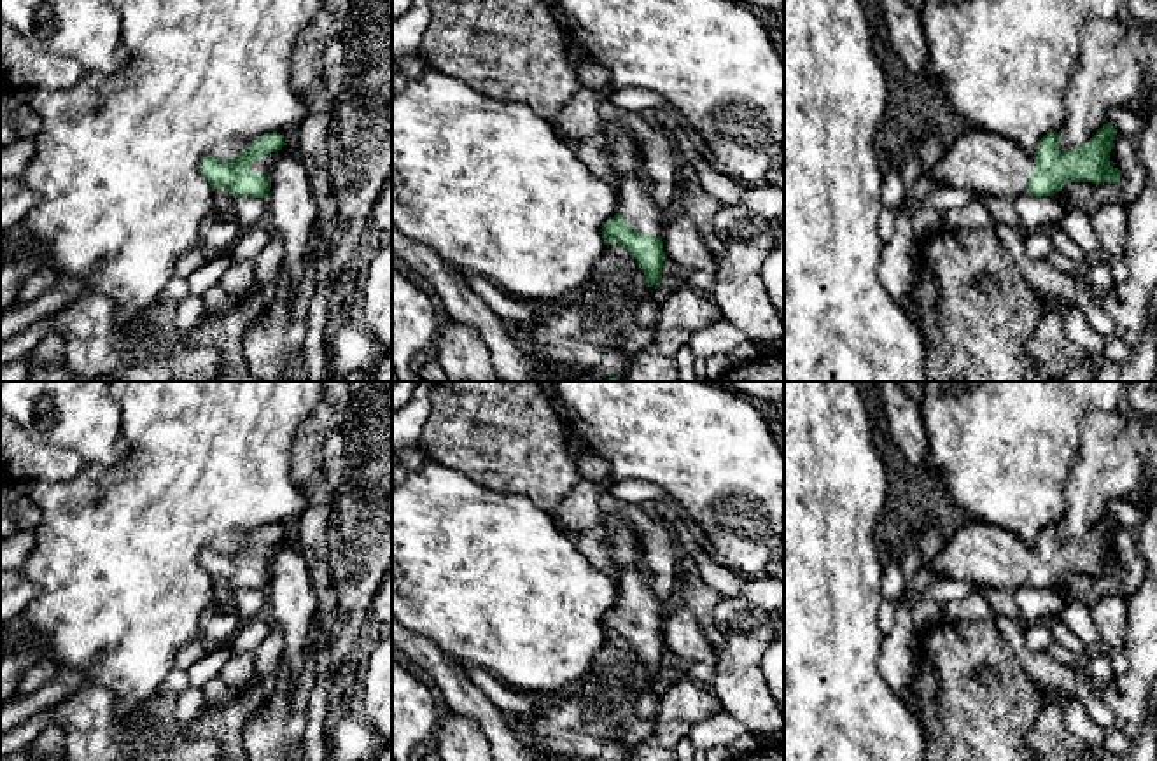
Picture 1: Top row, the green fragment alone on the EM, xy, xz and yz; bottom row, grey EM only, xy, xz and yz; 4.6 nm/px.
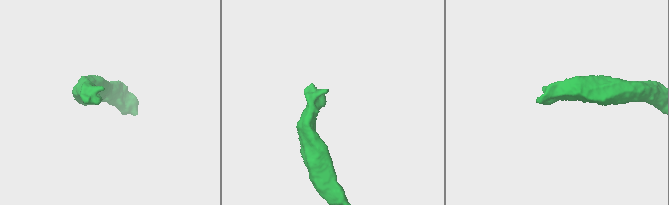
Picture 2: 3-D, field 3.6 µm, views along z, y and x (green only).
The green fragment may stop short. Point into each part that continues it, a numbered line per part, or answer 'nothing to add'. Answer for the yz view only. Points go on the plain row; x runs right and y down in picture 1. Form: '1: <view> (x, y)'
1: yz (986, 555)

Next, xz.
1: xz (638, 600)

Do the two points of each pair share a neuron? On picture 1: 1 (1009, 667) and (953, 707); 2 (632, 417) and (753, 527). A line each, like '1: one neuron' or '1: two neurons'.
1: one neuron
2: one neuron

